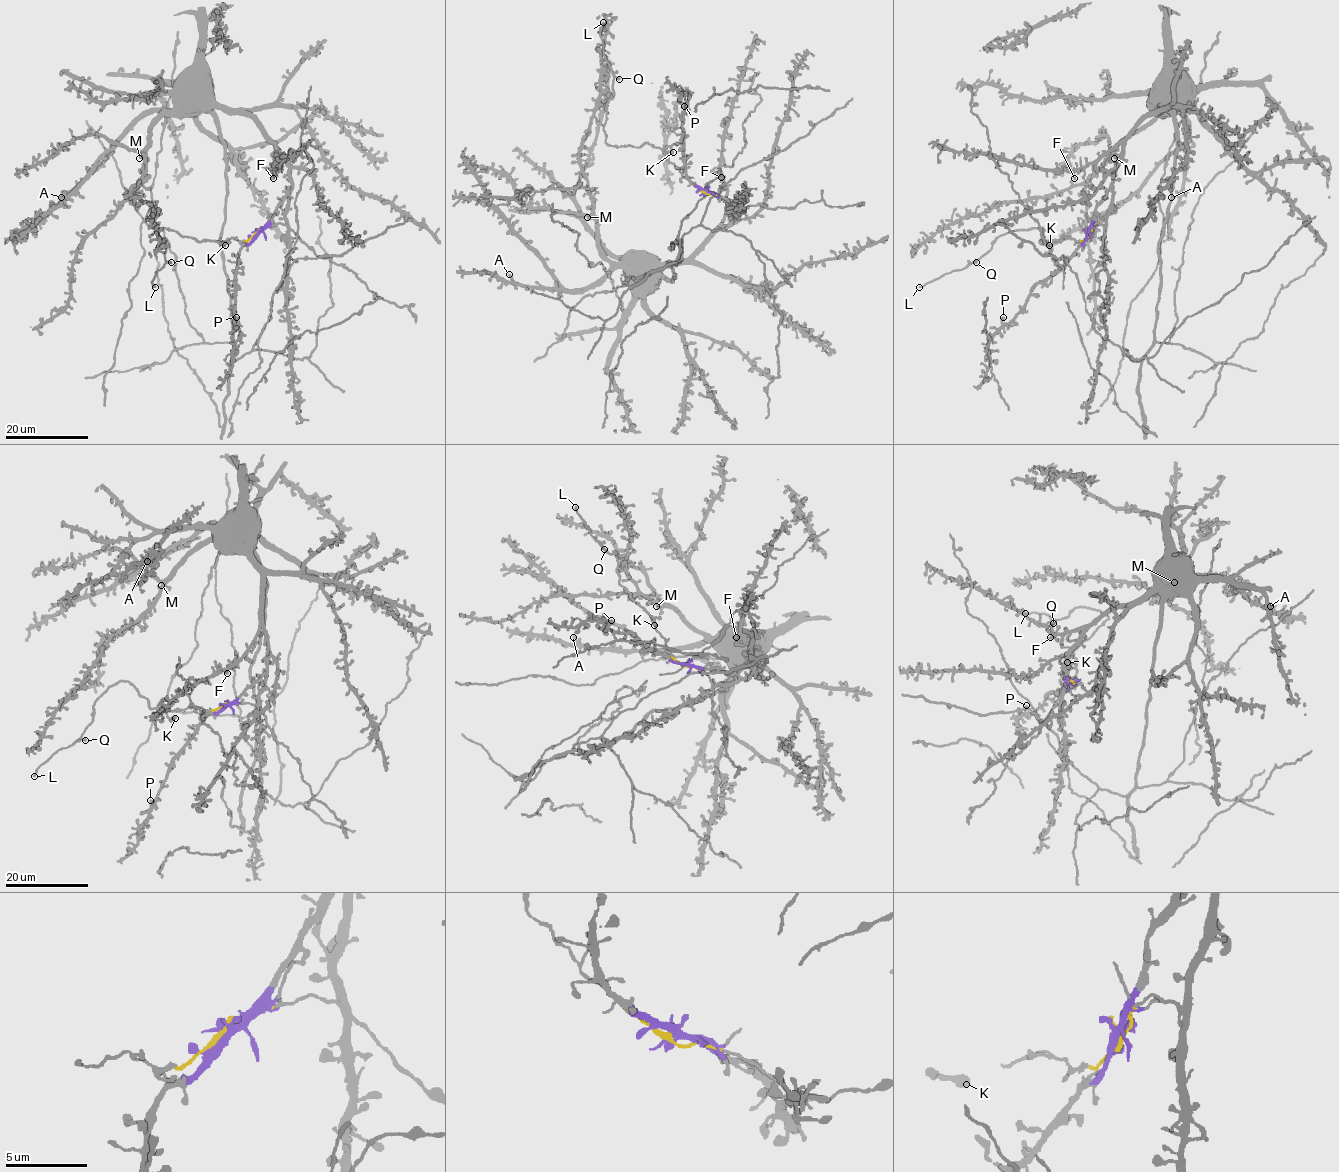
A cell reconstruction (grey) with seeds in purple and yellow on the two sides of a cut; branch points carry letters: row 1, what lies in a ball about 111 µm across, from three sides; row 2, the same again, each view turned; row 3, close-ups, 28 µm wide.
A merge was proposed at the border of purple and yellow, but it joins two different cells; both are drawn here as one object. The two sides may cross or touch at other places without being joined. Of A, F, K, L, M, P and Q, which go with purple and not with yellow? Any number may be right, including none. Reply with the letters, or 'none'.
A, F, M, P

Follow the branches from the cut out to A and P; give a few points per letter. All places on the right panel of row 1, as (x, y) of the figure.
A: (1088, 232), (1122, 142), (1161, 107), (1163, 116), (1174, 111), (1186, 122), (1187, 170), (1182, 190), (1171, 197)
P: (1088, 232), (1086, 240), (1070, 257), (1035, 285), (1025, 306), (1008, 323), (1001, 322), (1003, 317)

